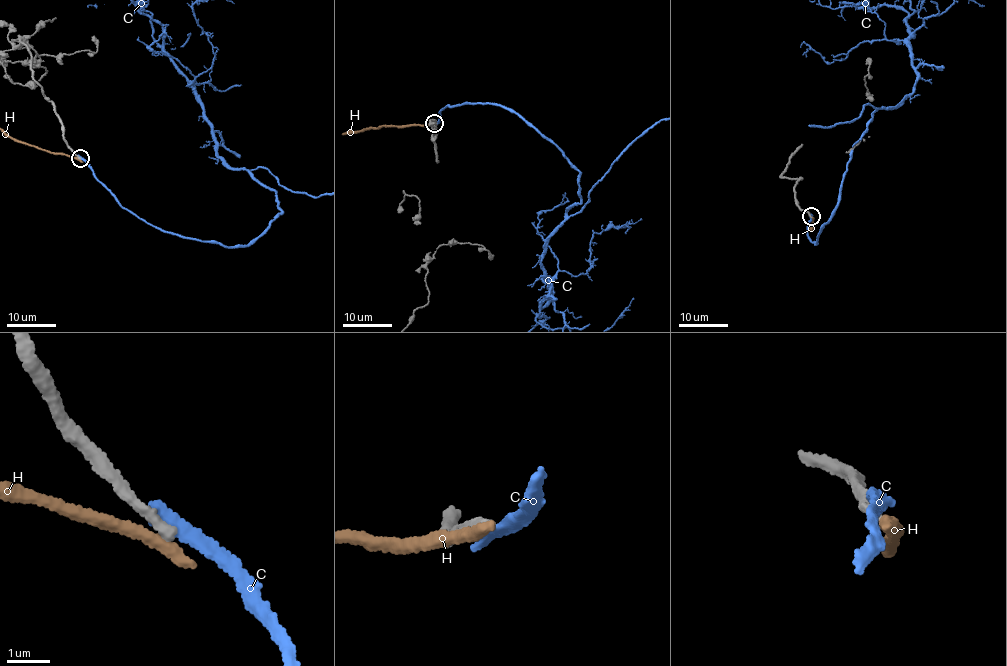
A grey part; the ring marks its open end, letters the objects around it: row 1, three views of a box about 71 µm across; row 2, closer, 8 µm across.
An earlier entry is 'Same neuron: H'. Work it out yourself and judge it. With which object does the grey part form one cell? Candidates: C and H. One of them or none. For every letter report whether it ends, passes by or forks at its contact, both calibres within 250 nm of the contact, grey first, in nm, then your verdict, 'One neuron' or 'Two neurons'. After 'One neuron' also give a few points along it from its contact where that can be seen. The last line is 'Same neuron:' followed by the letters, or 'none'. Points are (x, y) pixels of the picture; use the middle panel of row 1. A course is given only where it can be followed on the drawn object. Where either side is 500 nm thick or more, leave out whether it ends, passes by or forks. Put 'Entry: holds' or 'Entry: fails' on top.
Entry: fails
C: It ends there. Thickness 280 nm (grey) against 320 nm. Two neurons
H: It ends there. Thickness 260 nm (grey) against 360 nm. Two neurons
Same neuron: none

